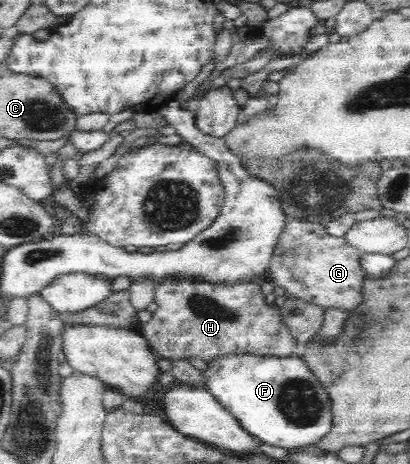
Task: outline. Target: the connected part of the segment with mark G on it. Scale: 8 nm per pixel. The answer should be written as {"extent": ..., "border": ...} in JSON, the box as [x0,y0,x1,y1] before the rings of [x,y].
{"extent":[267,215,366,311],"border":[[[285,215],[284,228],[267,271],[271,282],[282,286],[289,298],[312,302],[325,309],[339,306],[348,311],[360,302],[360,284],[366,278],[360,269],[362,256],[344,237],[330,236],[325,225]]]}

